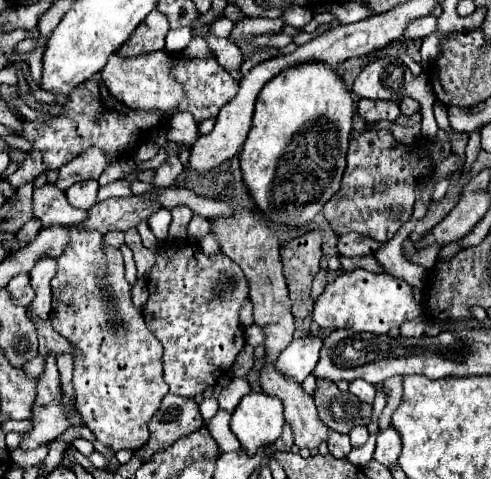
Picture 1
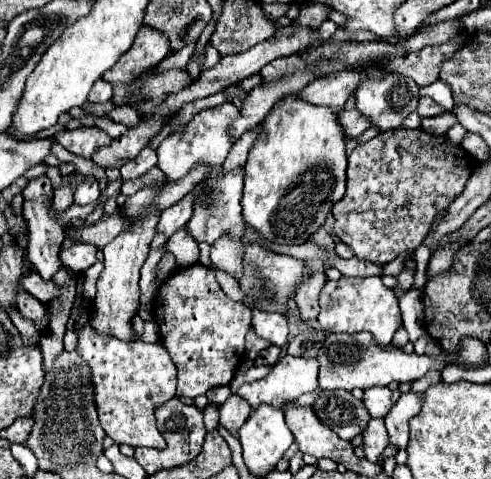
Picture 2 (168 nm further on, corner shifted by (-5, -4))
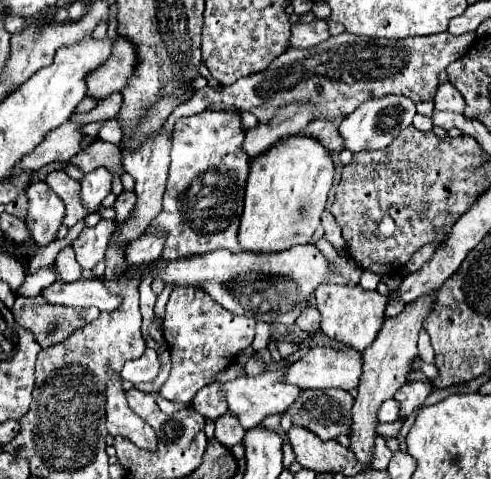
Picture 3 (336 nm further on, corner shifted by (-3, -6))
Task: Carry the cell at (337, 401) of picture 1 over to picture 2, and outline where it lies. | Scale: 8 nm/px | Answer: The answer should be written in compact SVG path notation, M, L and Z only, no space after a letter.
M323 390L313 404L313 410L317 418L343 440L359 436L371 418L365 404L347 390Z

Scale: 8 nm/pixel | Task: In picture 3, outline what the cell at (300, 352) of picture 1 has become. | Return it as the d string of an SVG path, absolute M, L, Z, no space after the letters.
M283 366L281 370L275 370L275 372L263 372L259 376L239 376L235 380L223 384L221 394L229 406L227 412L233 414L245 430L259 426L271 414L283 414L295 402L301 388L291 386L291 384L283 384L279 380L285 374L285 370L287 370L287 366Z

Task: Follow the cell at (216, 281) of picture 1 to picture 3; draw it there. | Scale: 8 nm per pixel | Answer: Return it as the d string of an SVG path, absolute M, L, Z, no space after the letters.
M175 286L171 290L163 324L173 366L167 382L159 390L159 396L179 404L189 404L203 386L215 380L217 372L225 370L235 360L239 350L251 346L255 336L255 318L231 314L209 298L209 294L189 286Z

